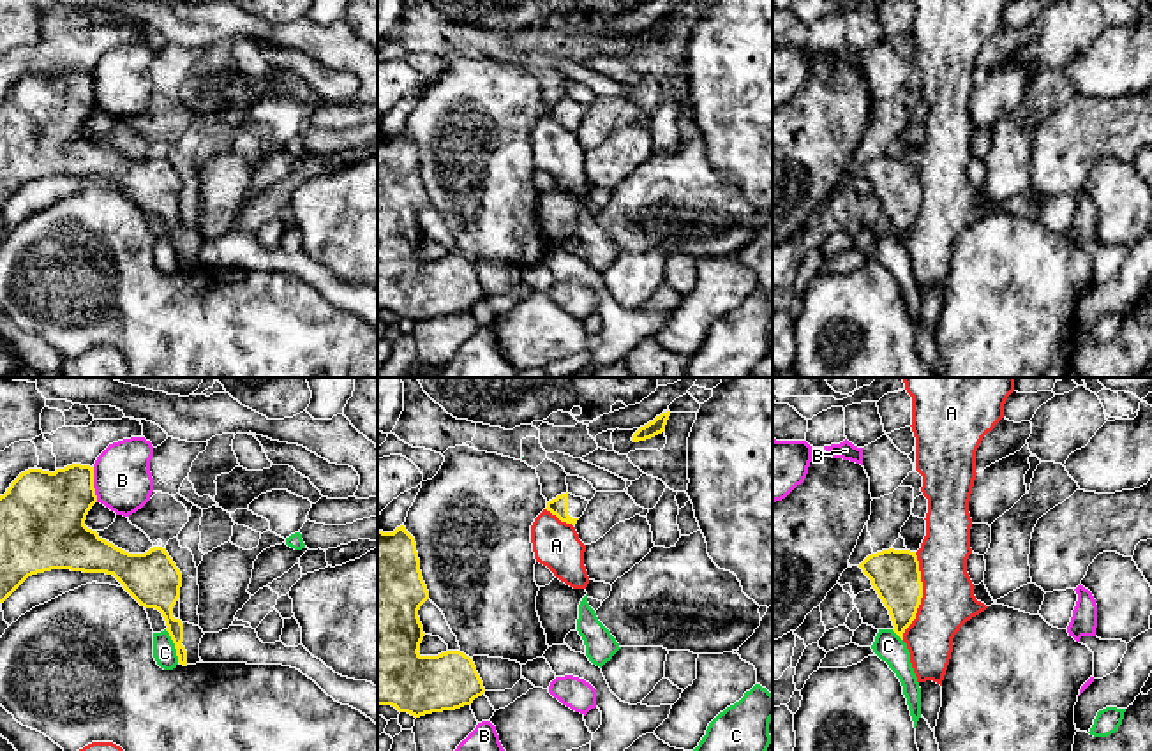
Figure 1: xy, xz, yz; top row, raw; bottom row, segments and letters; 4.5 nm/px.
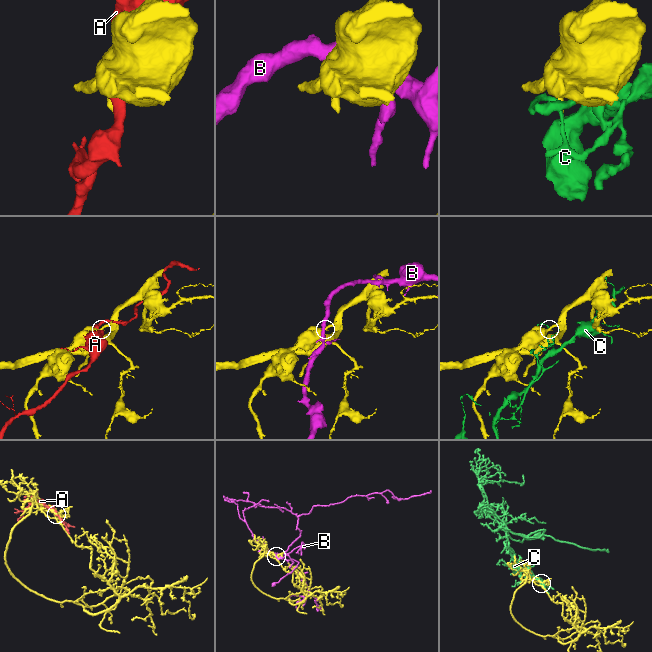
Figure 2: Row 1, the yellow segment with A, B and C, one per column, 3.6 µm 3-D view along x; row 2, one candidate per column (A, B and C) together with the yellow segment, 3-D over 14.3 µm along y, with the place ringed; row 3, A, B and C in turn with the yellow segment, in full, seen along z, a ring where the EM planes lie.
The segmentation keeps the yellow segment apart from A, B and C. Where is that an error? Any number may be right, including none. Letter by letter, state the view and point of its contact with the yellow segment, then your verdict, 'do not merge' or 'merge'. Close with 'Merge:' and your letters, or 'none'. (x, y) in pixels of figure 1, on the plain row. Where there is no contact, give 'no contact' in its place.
A: yz (921, 201) | do not merge
B: xy (92, 90) | do not merge
C: xy (175, 251) | do not merge
Merge: none

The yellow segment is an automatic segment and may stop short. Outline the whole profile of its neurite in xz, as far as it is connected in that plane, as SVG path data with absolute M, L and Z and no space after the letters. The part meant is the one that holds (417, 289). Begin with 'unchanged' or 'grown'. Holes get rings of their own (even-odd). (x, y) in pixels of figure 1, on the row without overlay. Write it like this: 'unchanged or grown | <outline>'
unchanged | M404 130L393 138L378 134L378 312L392 310L415 323L471 310L485 298L473 264L464 257L418 257L425 242L418 215L427 204L415 143Z

